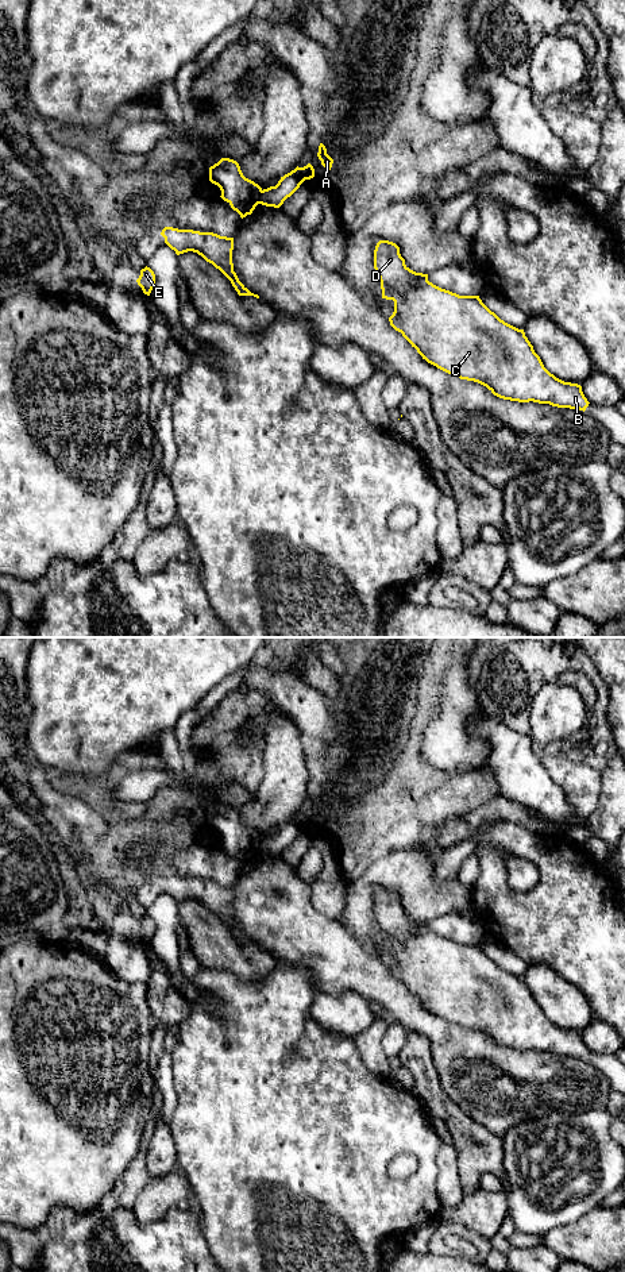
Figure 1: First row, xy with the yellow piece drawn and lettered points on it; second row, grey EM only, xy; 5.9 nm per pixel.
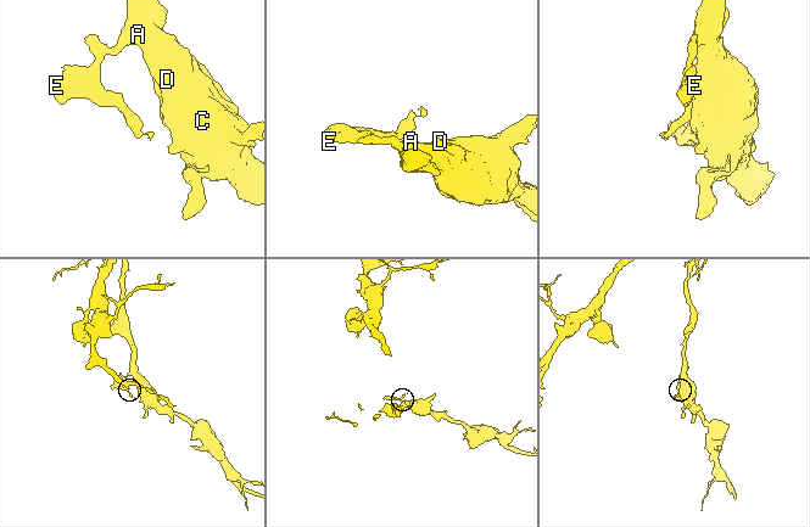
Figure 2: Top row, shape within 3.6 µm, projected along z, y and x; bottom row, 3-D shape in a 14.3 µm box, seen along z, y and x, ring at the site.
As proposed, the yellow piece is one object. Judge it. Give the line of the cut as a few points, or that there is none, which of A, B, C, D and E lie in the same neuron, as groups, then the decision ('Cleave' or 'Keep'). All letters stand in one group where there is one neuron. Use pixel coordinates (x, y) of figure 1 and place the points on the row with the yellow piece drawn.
Split along xy (262, 191), (258, 203). Groups: A B C D / E. Cleave

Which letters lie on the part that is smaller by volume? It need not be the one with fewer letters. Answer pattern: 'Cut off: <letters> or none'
Cut off: E

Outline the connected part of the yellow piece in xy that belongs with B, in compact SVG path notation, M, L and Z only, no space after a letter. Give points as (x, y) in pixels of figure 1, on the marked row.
M379 240L374 250L374 269L381 281L382 298L394 301L390 325L437 369L486 386L494 396L518 401L549 404L558 408L586 410L589 401L578 383L564 382L551 374L518 329L491 312L479 296L459 296L428 281L405 265L400 247Z

